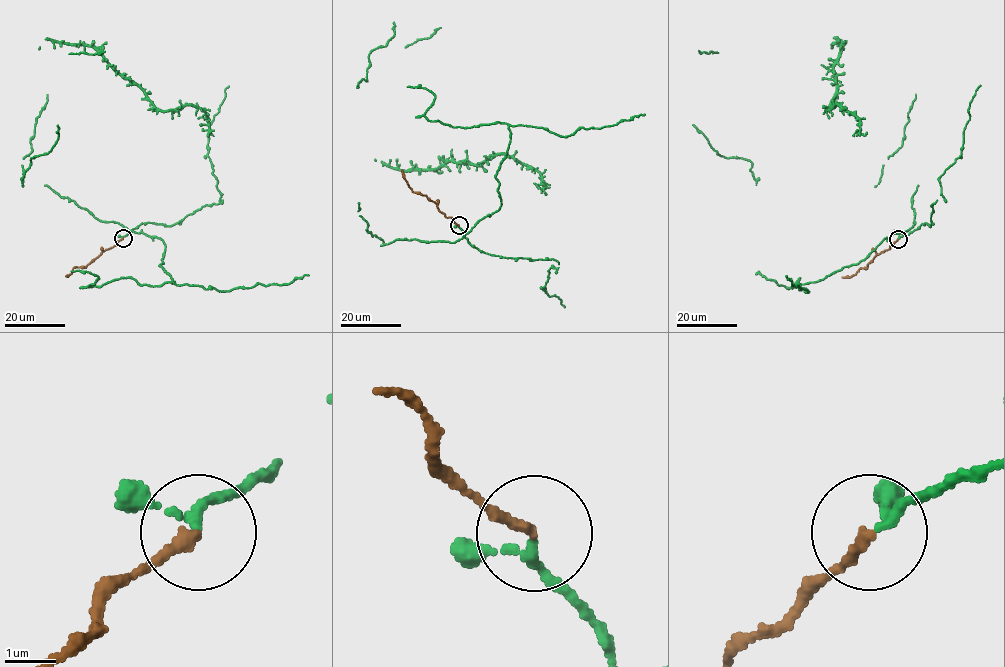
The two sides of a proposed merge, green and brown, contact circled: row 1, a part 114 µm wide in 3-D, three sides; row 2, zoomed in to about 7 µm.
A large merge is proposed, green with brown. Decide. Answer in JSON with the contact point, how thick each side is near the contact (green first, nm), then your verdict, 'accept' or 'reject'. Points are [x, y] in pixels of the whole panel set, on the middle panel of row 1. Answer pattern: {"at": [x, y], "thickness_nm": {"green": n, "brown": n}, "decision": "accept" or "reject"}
{"at": [459, 225], "thickness_nm": {"green": 140, "brown": 200}, "decision": "accept"}

